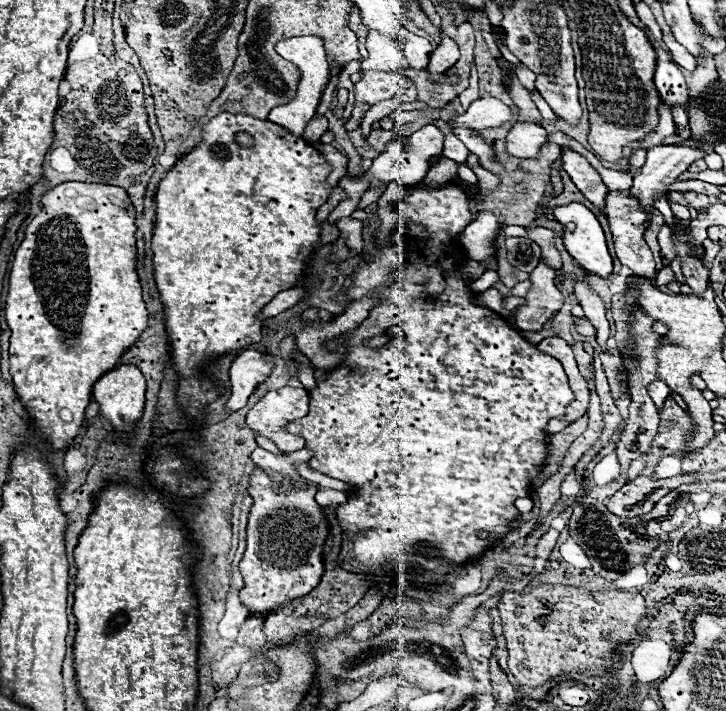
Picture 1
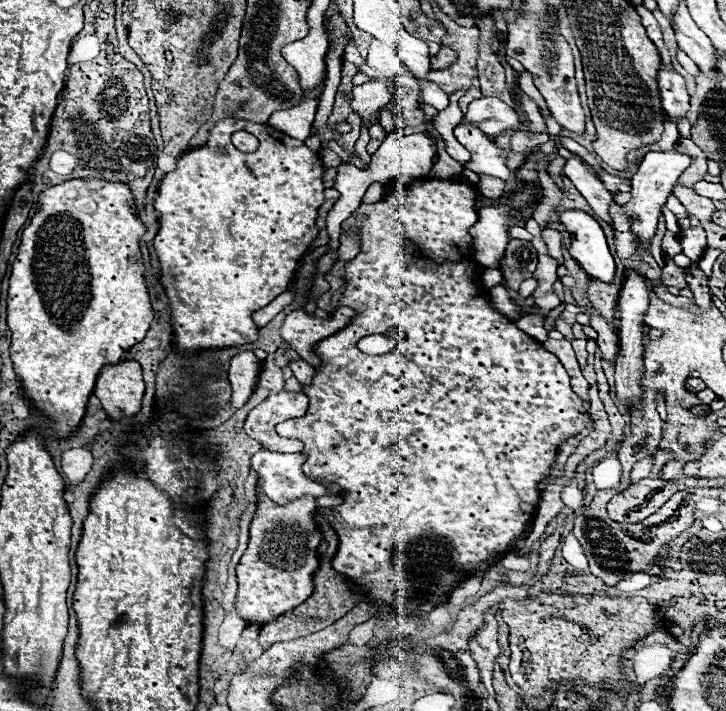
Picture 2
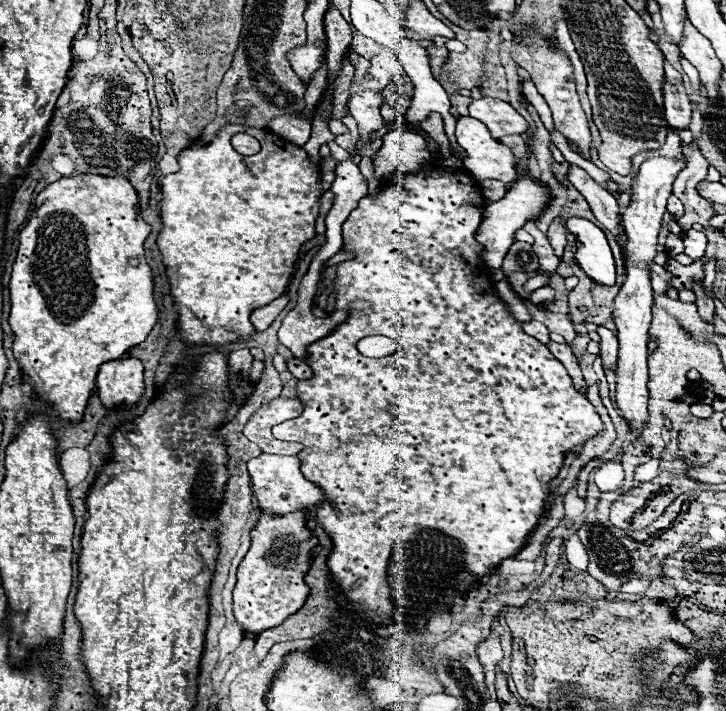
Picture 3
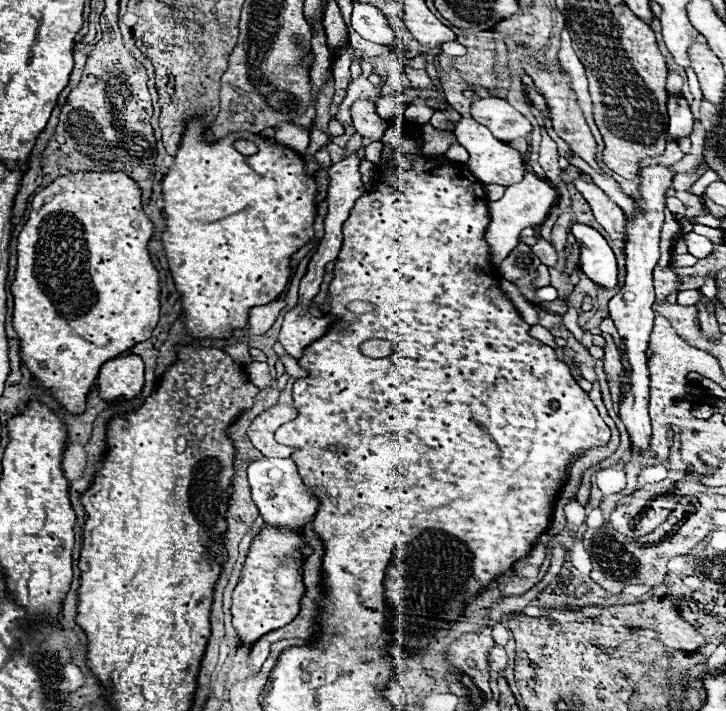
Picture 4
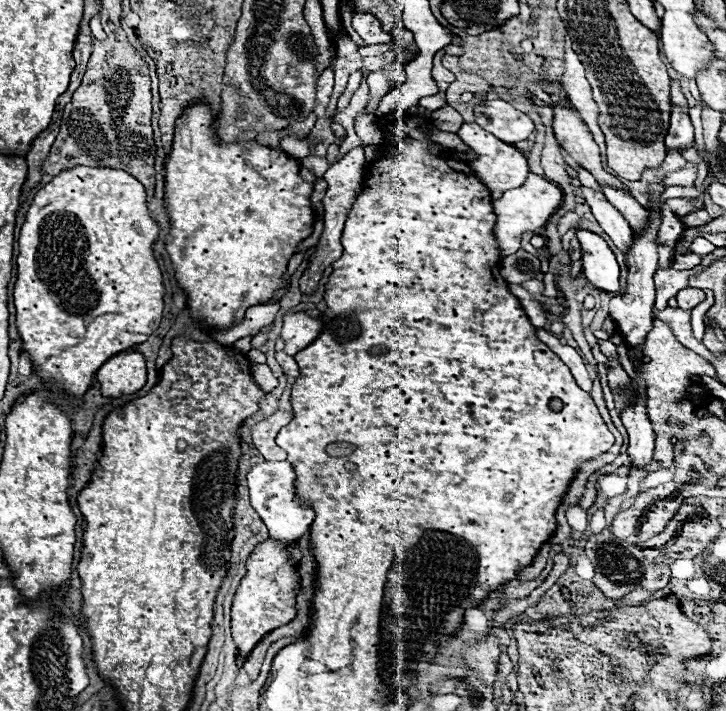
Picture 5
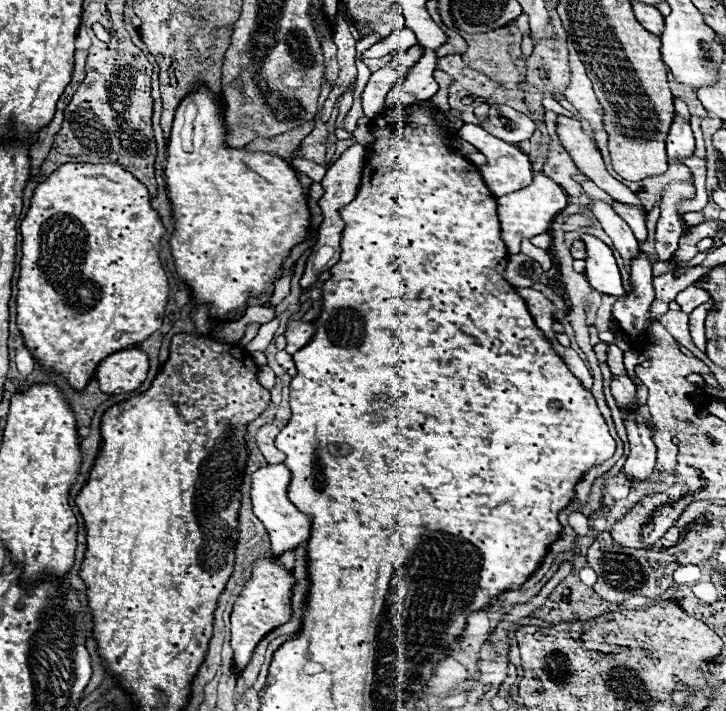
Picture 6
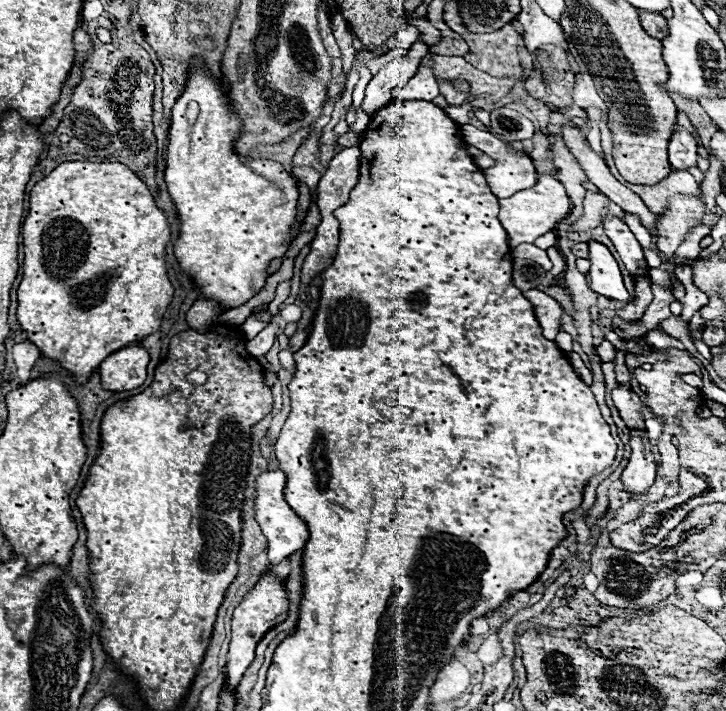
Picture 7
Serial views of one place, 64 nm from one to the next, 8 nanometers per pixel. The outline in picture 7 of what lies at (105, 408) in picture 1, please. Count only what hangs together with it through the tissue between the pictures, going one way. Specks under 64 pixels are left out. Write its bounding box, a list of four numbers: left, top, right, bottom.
[98,346,148,392]

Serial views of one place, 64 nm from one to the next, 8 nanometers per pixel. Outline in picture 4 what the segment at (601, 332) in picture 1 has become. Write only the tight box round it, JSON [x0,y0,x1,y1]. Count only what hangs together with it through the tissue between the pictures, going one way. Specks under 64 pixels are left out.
[602,334,624,378]

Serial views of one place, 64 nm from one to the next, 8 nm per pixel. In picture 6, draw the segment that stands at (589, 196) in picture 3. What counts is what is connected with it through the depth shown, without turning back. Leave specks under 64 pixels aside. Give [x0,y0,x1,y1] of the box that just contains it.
[594,202,640,264]

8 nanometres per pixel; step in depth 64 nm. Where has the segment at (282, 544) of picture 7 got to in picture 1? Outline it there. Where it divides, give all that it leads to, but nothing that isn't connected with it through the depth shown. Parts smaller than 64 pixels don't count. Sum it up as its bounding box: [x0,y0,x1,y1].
[250,448,312,492]

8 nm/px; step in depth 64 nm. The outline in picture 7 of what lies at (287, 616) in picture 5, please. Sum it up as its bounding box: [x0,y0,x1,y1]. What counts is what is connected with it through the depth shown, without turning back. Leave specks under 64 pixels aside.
[226,570,288,694]

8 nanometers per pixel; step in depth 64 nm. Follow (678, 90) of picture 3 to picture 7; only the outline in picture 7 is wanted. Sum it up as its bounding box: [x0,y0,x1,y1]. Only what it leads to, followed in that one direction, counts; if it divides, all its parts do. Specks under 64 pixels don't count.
[668,126,698,170]

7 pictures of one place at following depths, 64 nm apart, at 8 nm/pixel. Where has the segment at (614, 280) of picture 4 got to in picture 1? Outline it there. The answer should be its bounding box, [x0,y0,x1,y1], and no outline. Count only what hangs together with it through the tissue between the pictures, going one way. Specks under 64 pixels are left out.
[552,204,612,278]

